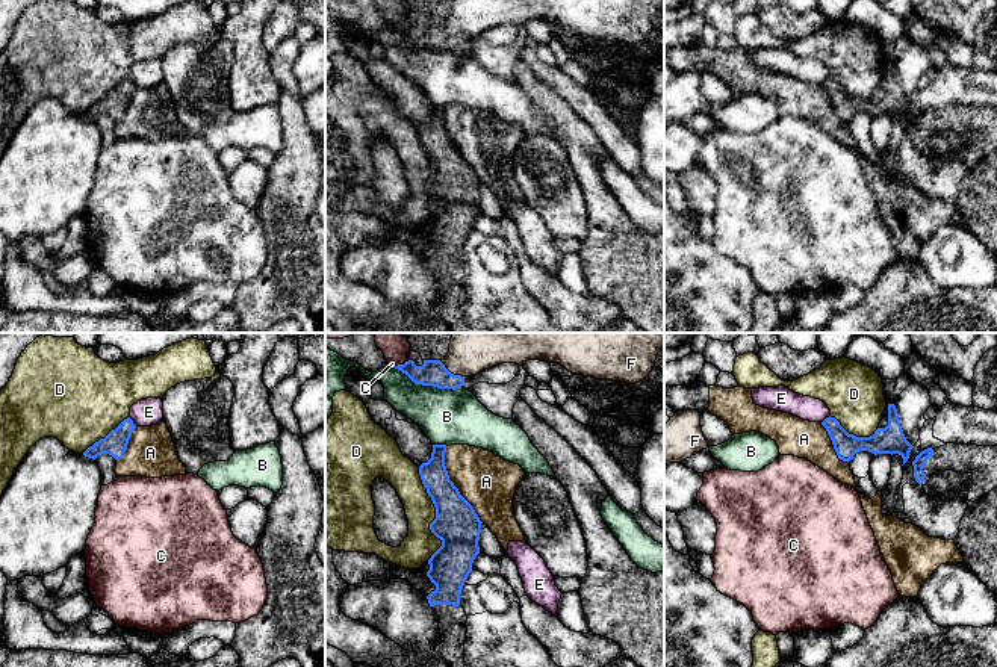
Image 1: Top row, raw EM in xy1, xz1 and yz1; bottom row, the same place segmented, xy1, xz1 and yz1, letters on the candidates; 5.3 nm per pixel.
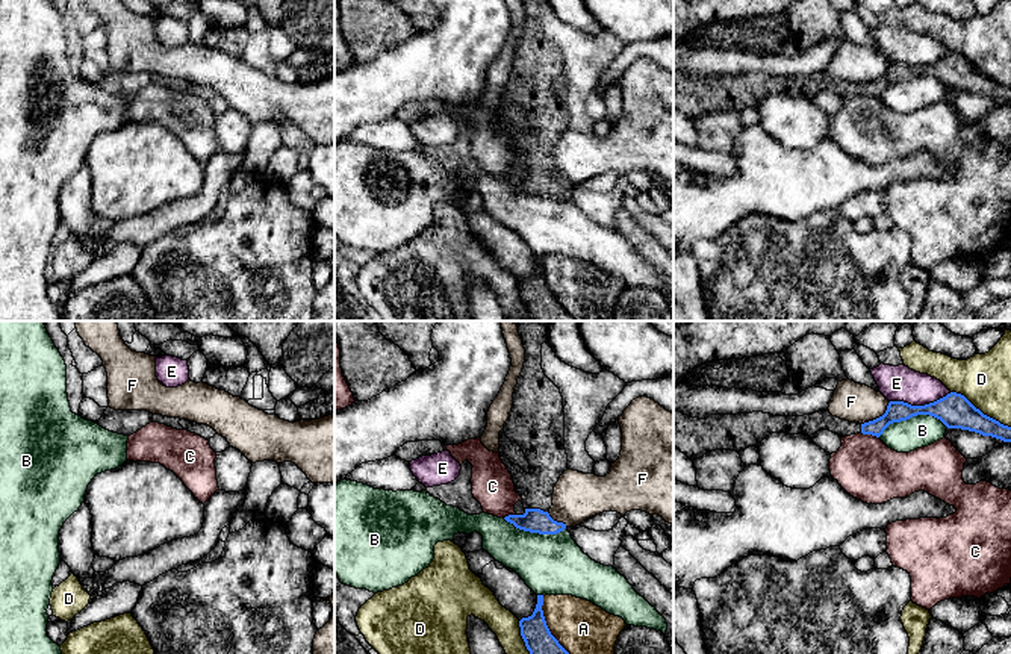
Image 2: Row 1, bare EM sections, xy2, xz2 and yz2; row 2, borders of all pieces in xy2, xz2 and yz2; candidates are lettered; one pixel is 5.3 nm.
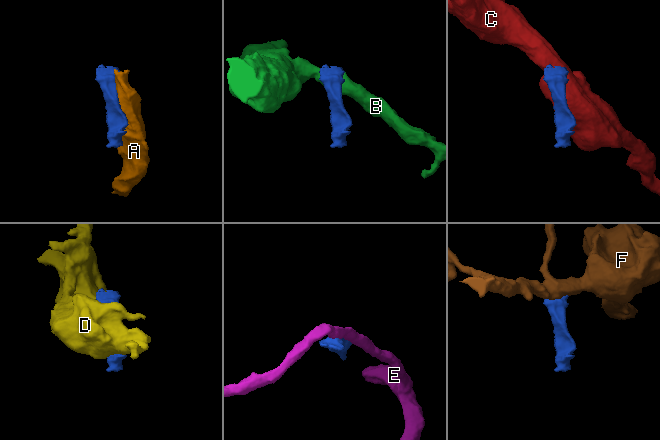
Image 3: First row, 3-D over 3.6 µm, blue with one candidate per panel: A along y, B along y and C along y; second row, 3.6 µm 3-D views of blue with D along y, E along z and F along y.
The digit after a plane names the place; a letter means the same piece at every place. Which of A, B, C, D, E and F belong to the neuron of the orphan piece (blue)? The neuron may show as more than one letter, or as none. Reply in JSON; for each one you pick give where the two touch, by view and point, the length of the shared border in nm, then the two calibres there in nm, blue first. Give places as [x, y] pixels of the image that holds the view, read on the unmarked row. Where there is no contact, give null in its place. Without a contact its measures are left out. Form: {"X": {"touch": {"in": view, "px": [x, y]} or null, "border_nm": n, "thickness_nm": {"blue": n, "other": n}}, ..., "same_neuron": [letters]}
{"same_neuron": []}

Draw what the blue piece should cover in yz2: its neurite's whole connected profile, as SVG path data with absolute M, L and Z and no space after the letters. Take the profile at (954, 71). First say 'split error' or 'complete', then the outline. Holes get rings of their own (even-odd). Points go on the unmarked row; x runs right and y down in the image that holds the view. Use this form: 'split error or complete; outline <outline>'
split error; outline M950 53L925 67L890 62L882 77L864 85L832 77L828 70L804 77L773 77L752 73L710 76L707 80L692 79L673 71L673 109L678 109L690 121L696 121L716 111L740 114L745 109L758 107L770 94L811 97L820 91L829 91L841 98L857 94L879 98L890 85L917 76L934 77L947 89L969 91L1011 103L1011 88L984 76L964 56Z

